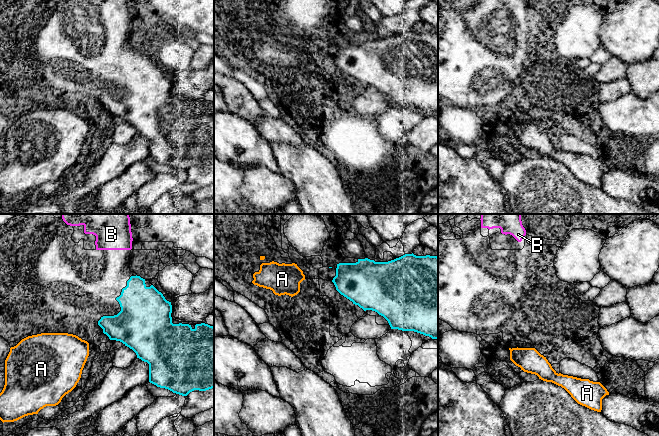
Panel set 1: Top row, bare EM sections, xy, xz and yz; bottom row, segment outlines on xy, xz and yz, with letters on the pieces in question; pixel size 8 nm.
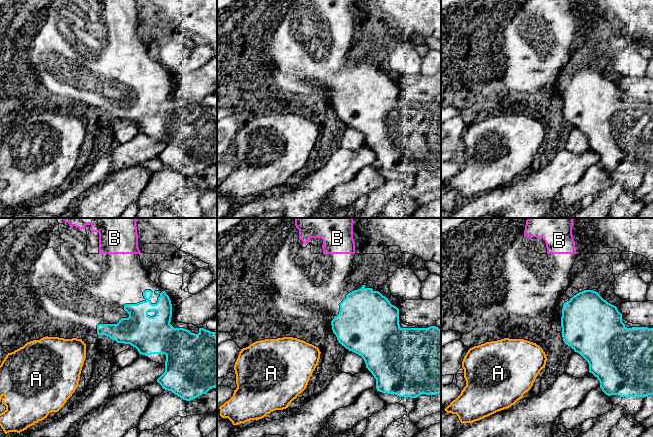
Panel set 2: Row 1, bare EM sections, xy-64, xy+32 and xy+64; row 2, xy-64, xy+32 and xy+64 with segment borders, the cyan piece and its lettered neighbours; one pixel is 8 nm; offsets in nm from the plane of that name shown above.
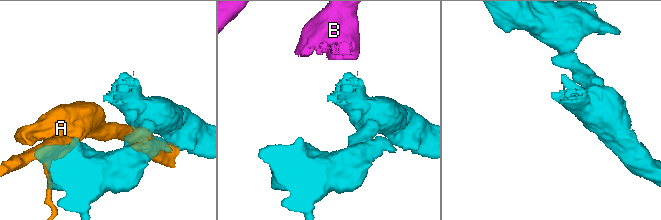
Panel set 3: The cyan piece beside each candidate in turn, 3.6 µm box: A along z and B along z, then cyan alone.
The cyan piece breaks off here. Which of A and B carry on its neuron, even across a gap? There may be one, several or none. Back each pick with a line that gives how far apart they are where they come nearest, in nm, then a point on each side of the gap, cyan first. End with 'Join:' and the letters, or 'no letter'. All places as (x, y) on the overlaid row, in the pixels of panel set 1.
B: 220 nm apart; from cyan across xy (136, 275), (130, 249)
Join: B

